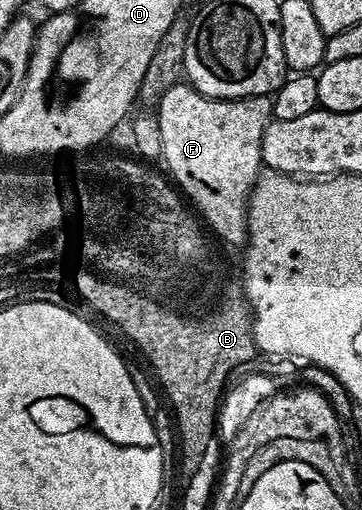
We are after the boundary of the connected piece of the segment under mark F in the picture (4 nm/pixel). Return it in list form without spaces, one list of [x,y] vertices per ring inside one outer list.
[[[177,84],[171,86],[160,97],[158,103],[158,113],[155,115],[158,120],[158,128],[162,132],[162,161],[168,165],[167,173],[171,181],[178,187],[179,193],[190,203],[192,210],[202,219],[203,225],[224,242],[229,242],[232,246],[243,247],[248,240],[248,200],[252,197],[252,187],[256,185],[256,179],[262,173],[262,163],[260,161],[260,149],[262,148],[262,136],[272,118],[272,98],[261,96],[259,98],[207,98],[200,94],[191,84]]]

